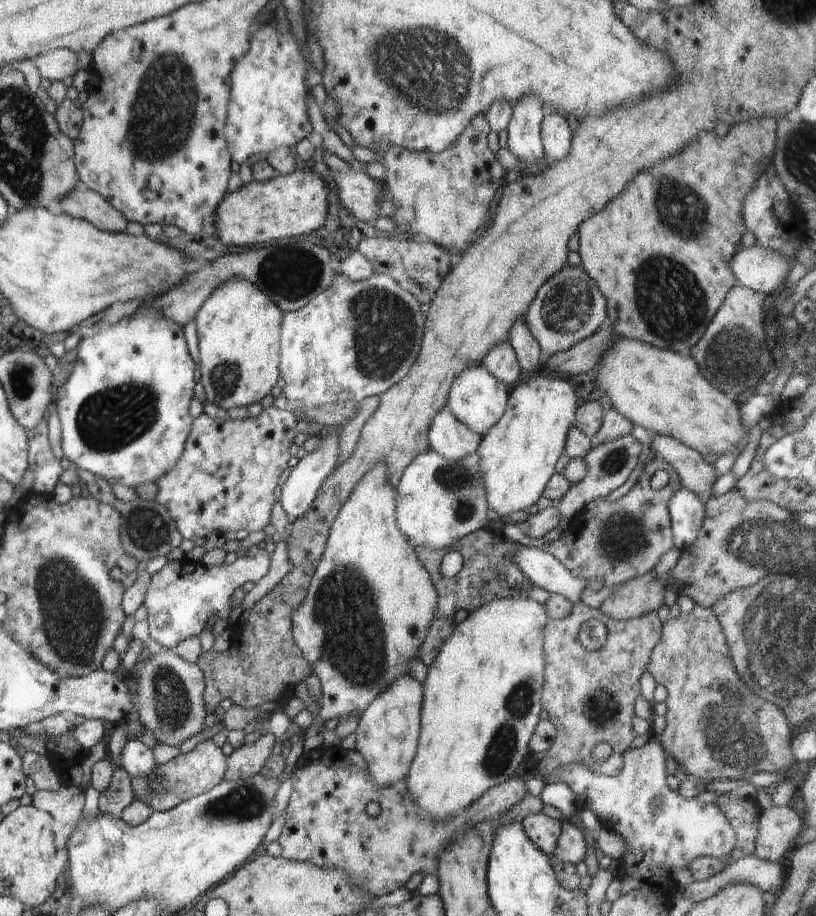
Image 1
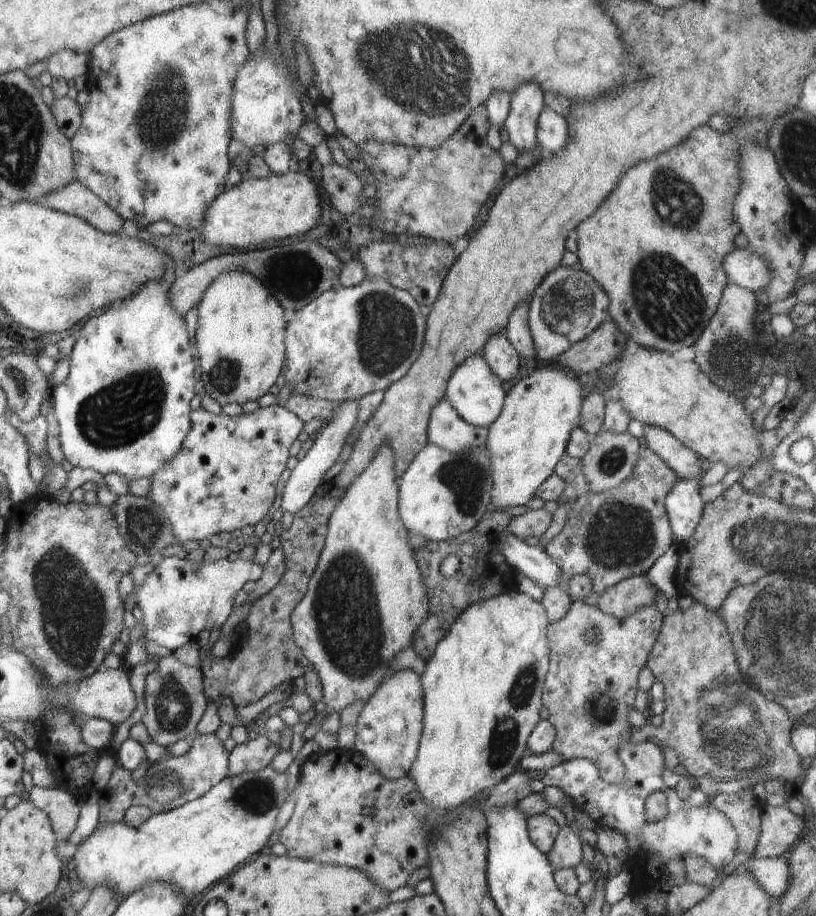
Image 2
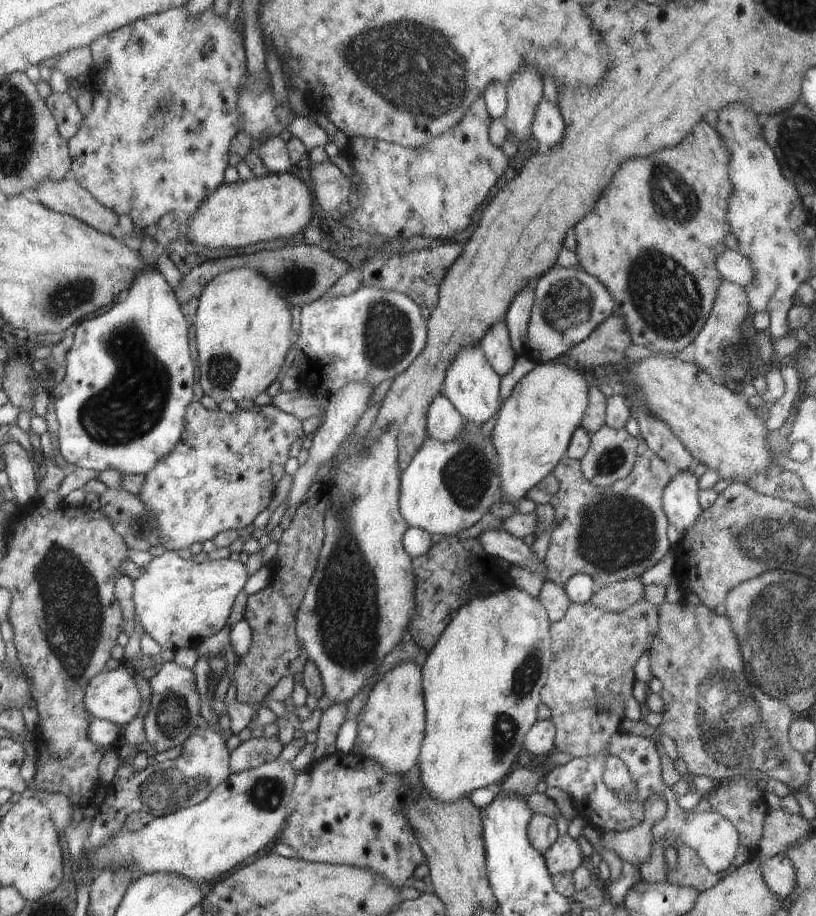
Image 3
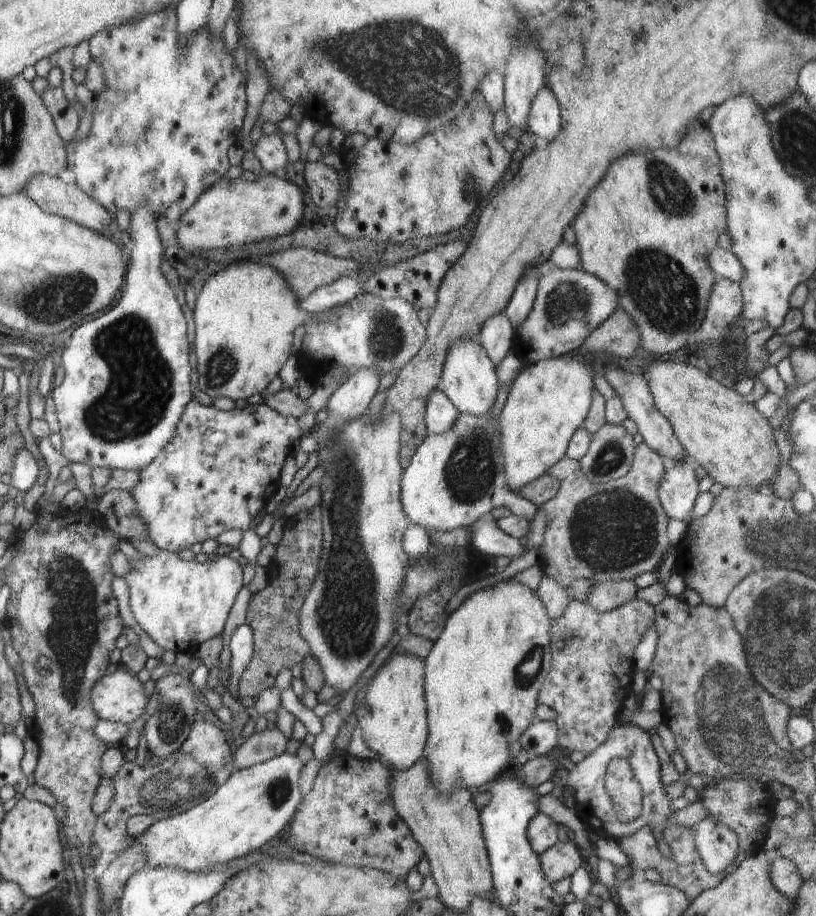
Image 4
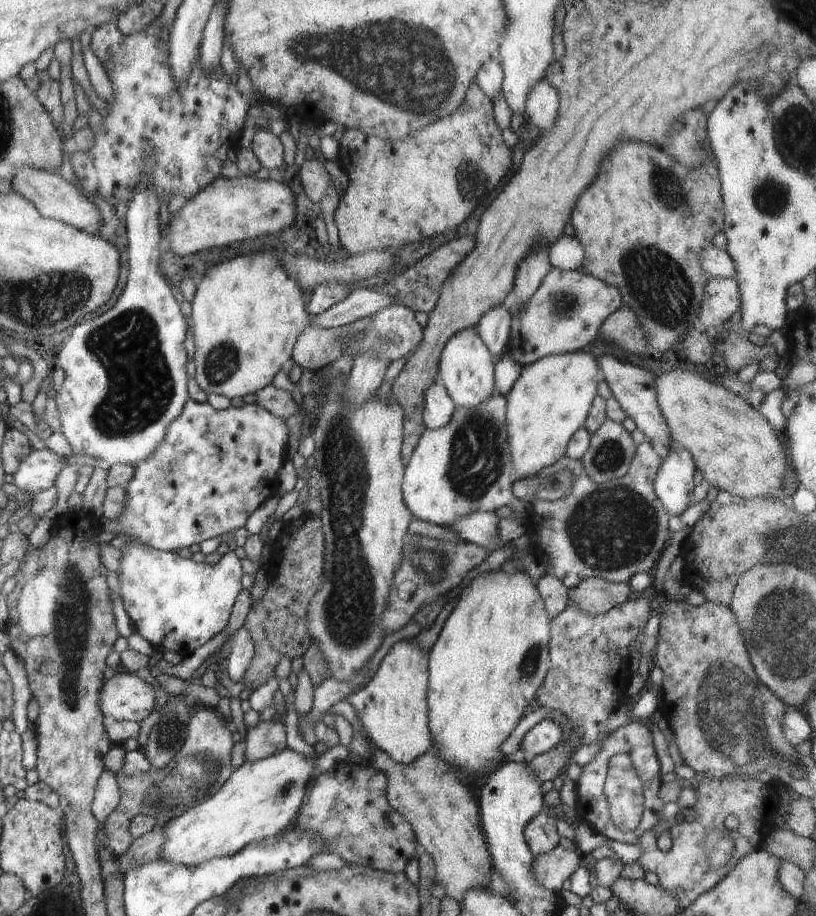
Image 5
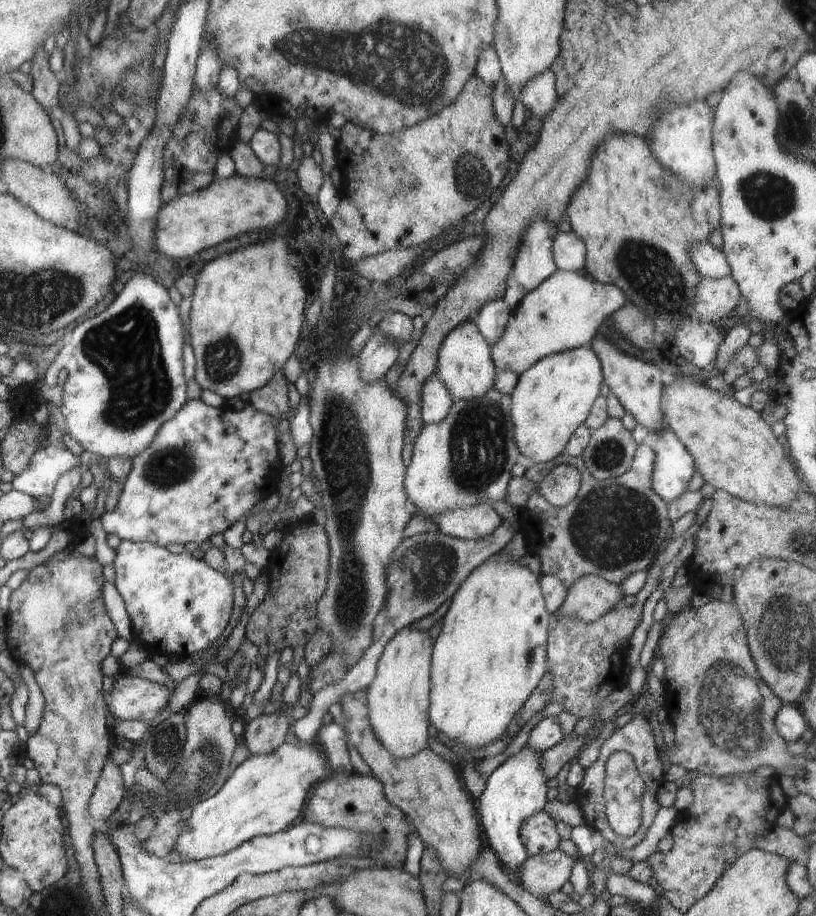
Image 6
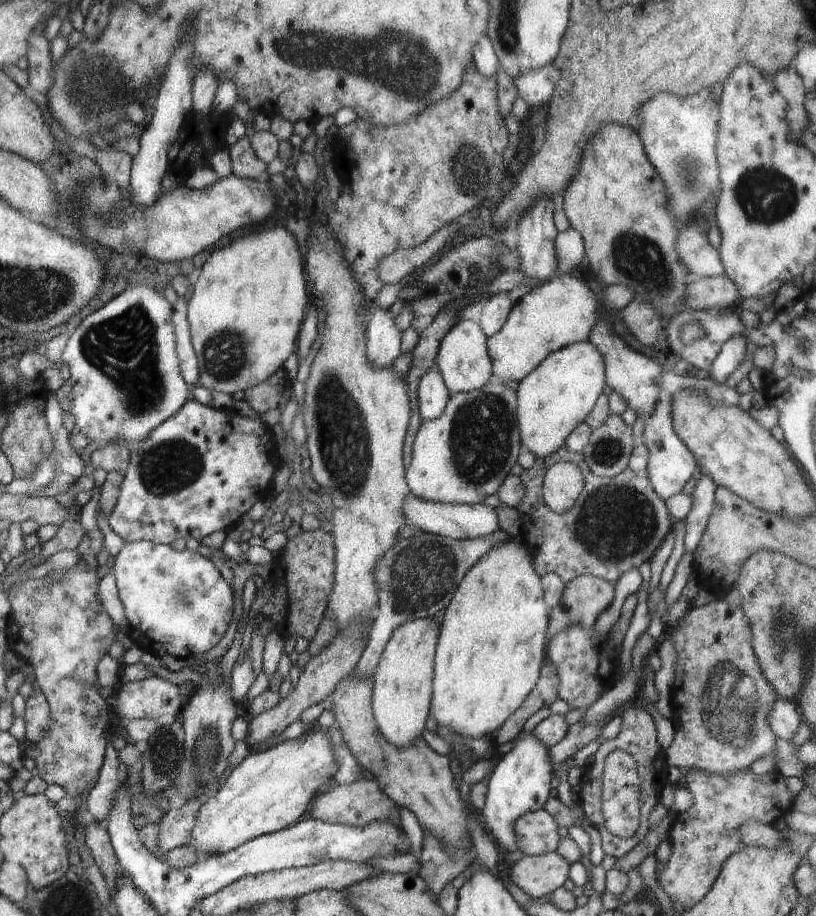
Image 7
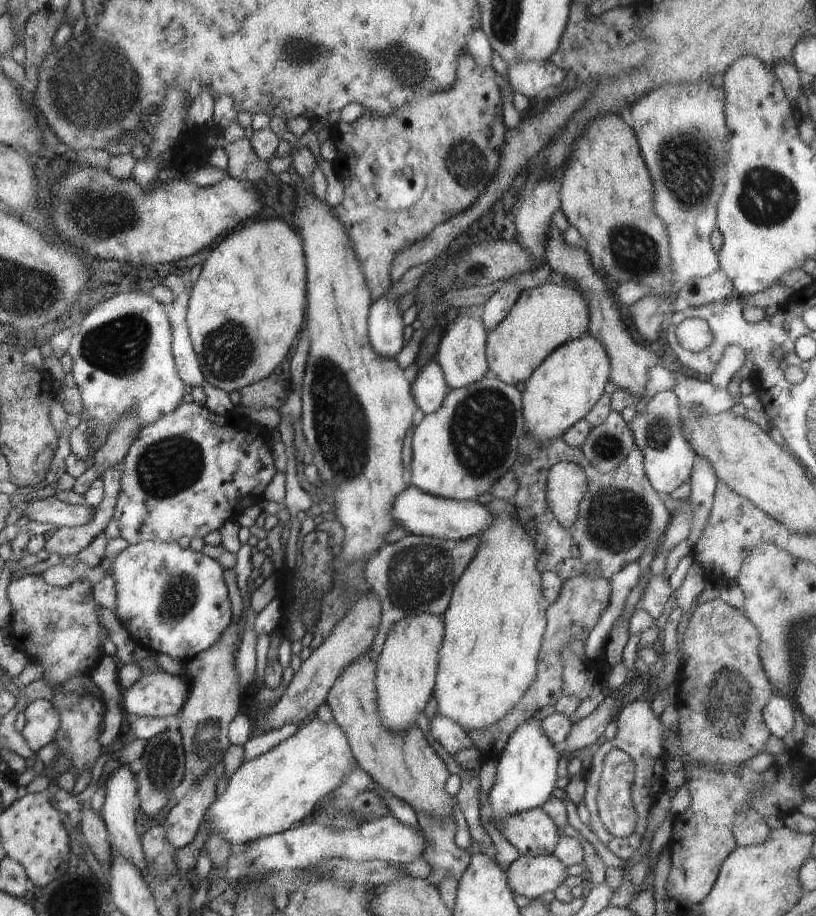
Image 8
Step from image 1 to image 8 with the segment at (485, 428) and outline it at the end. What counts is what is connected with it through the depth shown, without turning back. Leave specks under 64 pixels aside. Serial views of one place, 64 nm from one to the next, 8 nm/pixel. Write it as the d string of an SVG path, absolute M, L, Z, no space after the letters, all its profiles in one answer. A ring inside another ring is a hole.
M463 317L457 322L453 320L445 328L439 342L435 360L440 364L444 378L450 389L464 388L482 380L488 372L486 362L487 330L480 318Z

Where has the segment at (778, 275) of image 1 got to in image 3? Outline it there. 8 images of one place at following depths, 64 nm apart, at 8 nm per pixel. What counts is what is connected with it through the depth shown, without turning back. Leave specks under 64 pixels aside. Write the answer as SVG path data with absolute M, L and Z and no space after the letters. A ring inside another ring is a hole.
M725 249L720 252L714 266L723 279L742 287L748 286L754 280L754 268L750 260L746 260L746 256L742 256L738 251Z

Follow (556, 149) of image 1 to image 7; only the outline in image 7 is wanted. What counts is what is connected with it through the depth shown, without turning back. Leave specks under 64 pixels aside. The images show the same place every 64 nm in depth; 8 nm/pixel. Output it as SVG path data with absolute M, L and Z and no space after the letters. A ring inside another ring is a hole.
M552 63L524 72L514 78L517 96L522 98L528 107L540 108L552 98L559 78L560 72Z

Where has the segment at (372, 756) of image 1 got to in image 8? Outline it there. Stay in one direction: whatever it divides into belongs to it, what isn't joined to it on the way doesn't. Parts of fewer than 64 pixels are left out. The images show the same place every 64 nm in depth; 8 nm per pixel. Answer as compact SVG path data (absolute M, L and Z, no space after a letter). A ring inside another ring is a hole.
M416 610L398 620L382 646L376 661L378 716L388 730L408 730L432 698L438 674L438 658L444 638L444 620L430 612Z

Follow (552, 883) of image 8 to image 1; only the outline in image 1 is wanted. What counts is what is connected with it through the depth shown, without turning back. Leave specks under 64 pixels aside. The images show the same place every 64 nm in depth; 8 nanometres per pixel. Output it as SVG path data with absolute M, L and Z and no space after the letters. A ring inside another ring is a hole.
M561 821L561 833L552 857L555 862L578 864L584 861L587 848L584 833L580 832L575 822Z

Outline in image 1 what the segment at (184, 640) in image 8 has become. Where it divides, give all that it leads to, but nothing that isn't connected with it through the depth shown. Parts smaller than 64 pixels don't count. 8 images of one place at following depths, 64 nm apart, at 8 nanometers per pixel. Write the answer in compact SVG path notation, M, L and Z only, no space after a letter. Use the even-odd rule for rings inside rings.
M262 550L255 557L238 556L231 564L222 562L211 567L186 559L168 560L158 573L151 576L142 602L148 612L146 622L150 638L164 649L172 650L184 640L198 637L218 615L229 616L232 610L230 598L236 588L246 582L257 583L266 576L269 568L270 555Z

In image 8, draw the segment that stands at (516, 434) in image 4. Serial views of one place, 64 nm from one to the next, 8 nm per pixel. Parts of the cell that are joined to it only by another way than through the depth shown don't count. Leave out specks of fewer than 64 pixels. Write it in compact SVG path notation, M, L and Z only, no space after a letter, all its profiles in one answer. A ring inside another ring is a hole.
M585 333L559 346L531 373L522 390L522 416L524 428L537 441L548 444L563 436L564 432L582 420L598 402L610 376L610 356L600 340Z

